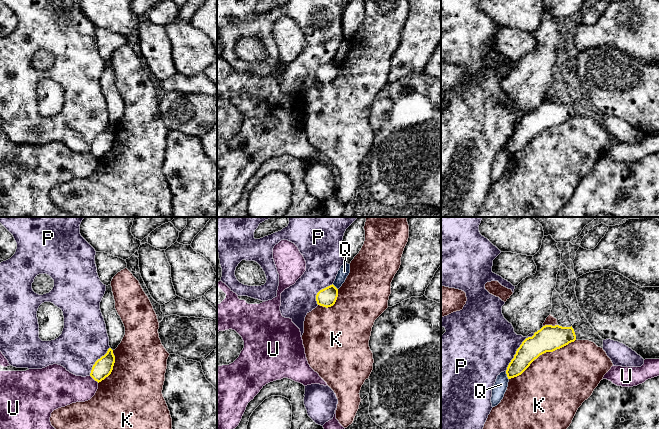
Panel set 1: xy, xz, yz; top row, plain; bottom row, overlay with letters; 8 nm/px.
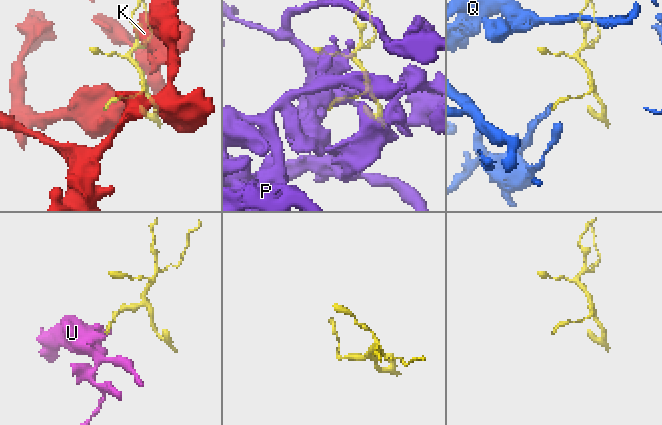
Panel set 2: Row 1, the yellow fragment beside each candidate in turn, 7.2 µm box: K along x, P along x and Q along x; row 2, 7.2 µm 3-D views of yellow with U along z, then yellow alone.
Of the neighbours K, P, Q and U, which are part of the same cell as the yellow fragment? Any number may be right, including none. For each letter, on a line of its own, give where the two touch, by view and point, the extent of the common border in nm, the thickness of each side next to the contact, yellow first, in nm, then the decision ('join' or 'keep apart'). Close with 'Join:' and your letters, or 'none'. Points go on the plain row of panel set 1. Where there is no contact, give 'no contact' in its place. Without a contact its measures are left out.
K: meets yellow in yz at (542, 129); contact 650 nm long; 220 nm thick on the yellow side, 480 nm on the other; keep apart
P: meets yellow in yz at (517, 126); contact 380 nm long; 200 nm thick on the yellow side, 480 nm on the other; keep apart
Q: meets yellow in yz at (507, 151); contact 80 nm long; 160 nm thick on the yellow side, 110 nm on the other; keep apart
U: meets yellow in xy at (94, 155); contact 90 nm long; 150 nm thick on the yellow side, 260 nm on the other; keep apart
Join: none

